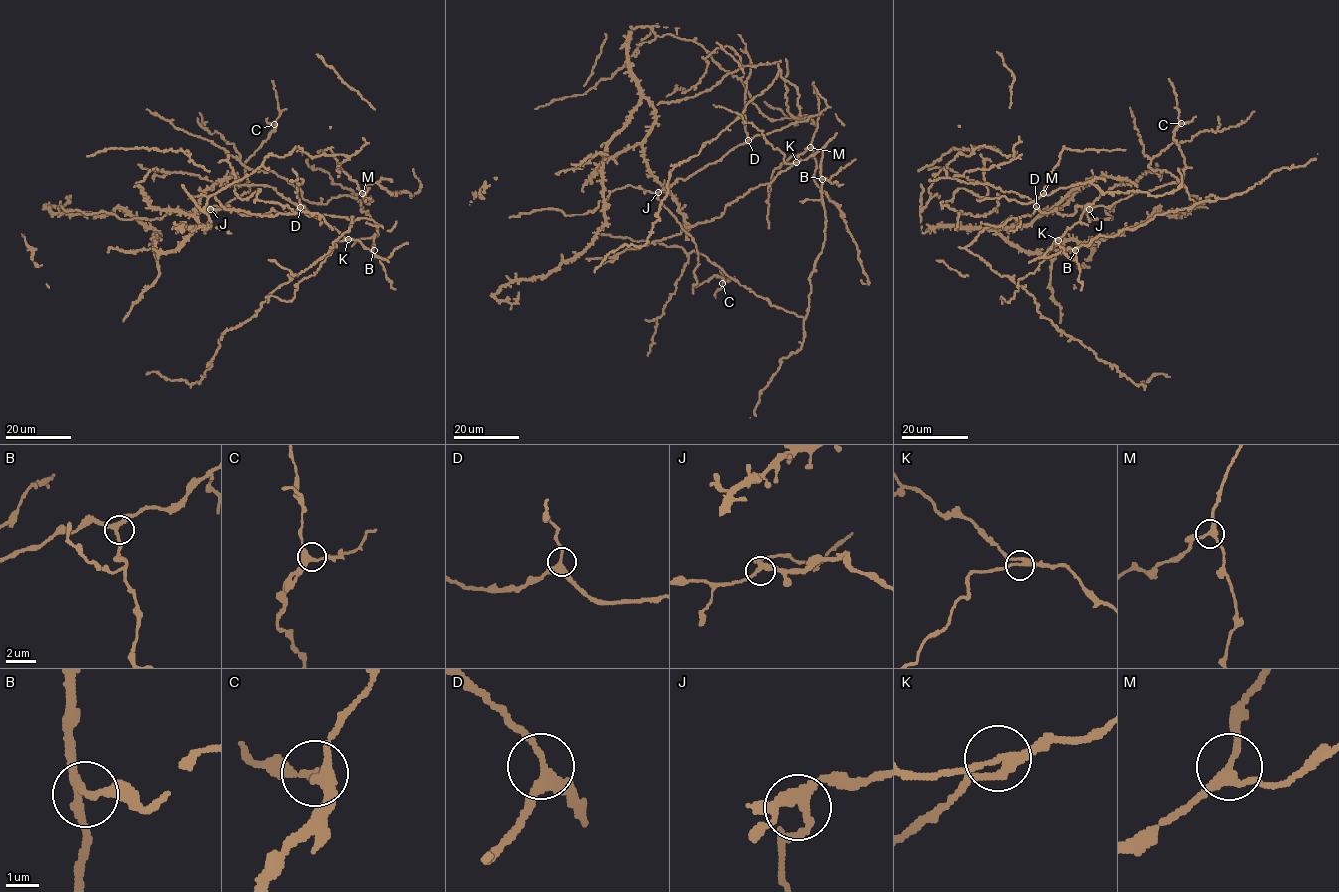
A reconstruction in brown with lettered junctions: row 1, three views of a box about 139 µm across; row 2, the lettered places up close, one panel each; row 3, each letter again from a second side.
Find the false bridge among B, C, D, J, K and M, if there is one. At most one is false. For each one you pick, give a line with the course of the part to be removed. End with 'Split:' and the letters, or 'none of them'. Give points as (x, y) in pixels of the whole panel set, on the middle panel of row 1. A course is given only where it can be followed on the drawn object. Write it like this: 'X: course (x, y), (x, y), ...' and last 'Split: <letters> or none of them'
K: course (795, 161), (785, 162), (784, 155), (774, 149), (762, 130), (745, 123), (738, 114), (715, 107)
Split: K

